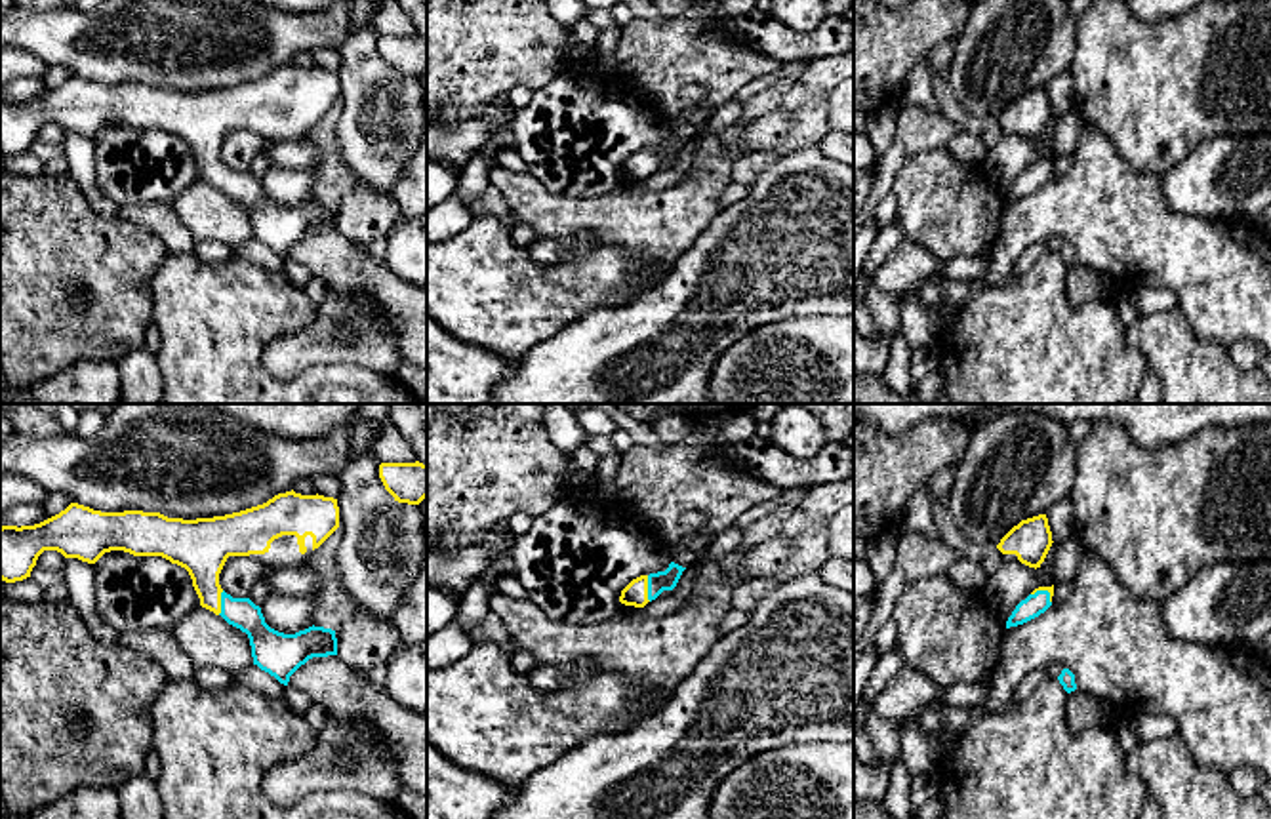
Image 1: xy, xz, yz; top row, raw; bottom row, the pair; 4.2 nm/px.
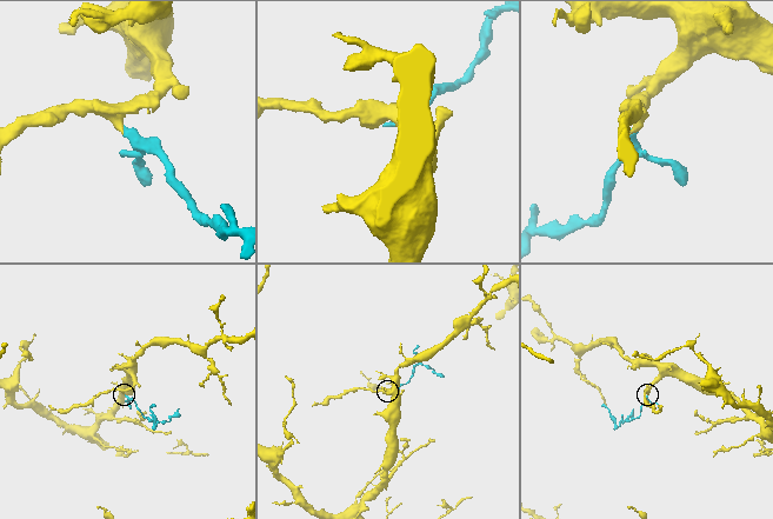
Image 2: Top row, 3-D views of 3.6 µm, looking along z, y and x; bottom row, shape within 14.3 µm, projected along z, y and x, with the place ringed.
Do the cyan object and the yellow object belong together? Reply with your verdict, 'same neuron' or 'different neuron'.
same neuron

